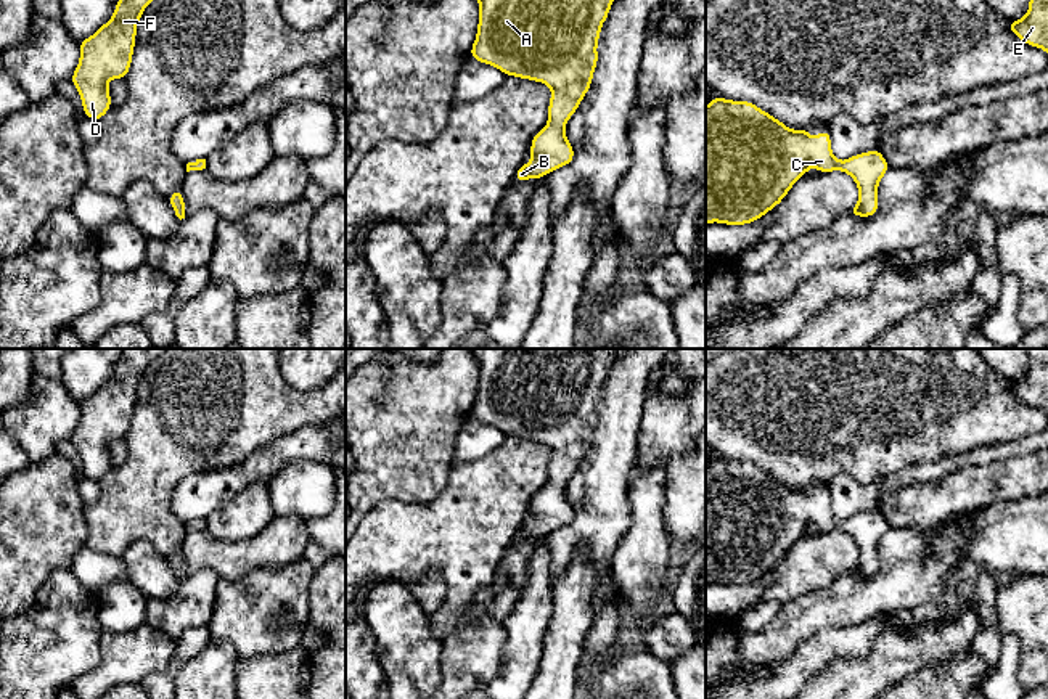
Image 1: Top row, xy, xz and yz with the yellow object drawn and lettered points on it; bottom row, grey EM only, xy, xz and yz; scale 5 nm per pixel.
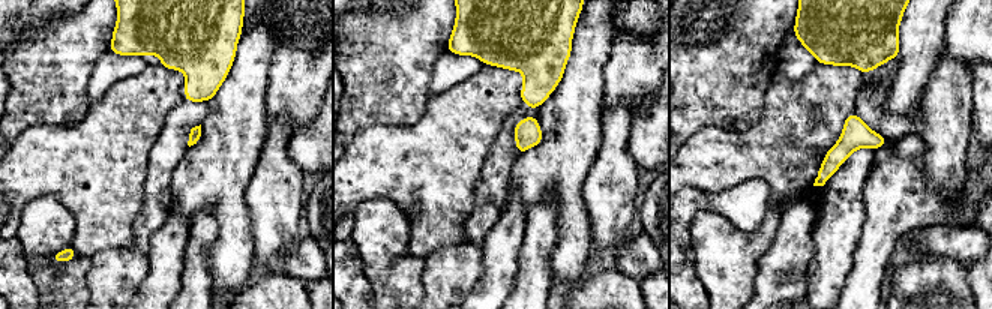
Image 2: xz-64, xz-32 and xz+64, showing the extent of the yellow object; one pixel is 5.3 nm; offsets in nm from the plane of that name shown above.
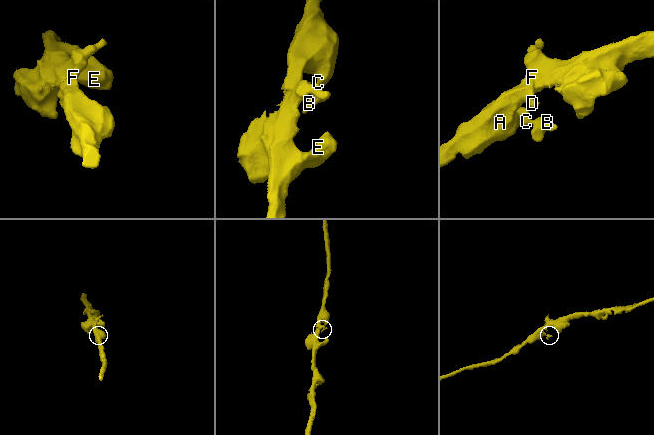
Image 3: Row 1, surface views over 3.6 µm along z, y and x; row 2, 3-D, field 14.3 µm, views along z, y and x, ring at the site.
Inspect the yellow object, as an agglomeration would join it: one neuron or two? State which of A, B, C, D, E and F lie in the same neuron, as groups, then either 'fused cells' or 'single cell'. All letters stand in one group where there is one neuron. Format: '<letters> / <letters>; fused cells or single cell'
A B C D E F; single cell

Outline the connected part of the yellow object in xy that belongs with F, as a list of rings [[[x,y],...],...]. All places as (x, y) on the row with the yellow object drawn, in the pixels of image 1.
[[[119,0],[113,18],[79,42],[80,59],[71,82],[80,93],[85,117],[100,121],[113,108],[108,80],[127,77],[137,26],[149,2]]]

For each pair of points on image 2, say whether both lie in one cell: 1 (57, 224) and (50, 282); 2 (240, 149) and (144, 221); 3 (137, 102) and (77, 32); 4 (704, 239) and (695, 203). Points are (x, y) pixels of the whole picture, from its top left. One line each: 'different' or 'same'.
1: same
2: different
3: different
4: different

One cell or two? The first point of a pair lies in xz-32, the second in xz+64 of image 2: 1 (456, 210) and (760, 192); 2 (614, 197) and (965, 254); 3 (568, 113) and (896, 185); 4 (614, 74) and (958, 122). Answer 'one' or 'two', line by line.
1: two
2: two
3: two
4: two

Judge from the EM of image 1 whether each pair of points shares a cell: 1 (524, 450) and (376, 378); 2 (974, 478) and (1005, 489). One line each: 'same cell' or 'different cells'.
1: different cells
2: same cell

